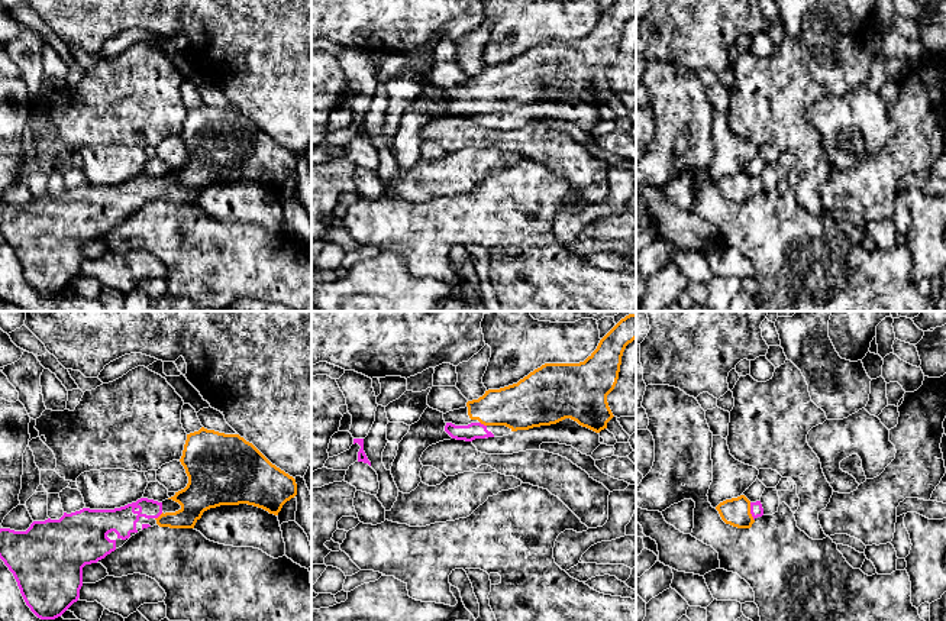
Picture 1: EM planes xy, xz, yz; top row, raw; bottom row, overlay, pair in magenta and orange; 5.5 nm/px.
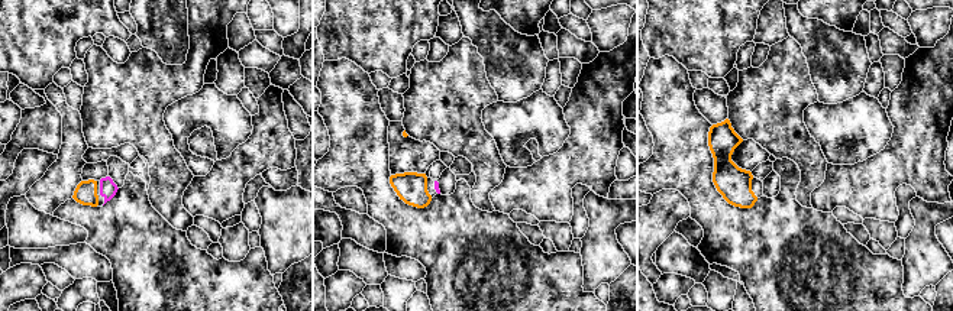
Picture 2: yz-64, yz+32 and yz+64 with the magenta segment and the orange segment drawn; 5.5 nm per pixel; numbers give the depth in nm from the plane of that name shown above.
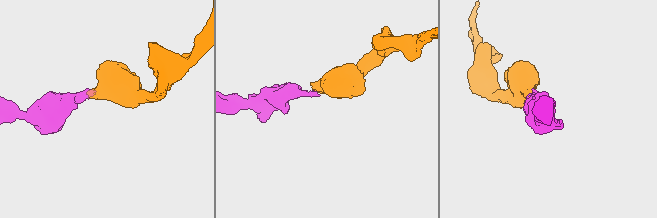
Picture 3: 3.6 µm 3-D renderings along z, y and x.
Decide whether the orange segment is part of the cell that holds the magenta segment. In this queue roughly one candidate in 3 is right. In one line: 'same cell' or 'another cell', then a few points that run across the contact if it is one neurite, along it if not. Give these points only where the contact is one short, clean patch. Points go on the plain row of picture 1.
same cell

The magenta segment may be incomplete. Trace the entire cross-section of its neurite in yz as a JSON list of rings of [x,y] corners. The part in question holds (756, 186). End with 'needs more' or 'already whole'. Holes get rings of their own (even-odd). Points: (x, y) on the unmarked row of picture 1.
[[[745,171],[720,178],[716,185],[721,195],[737,204],[750,204],[763,191],[761,177],[750,178]]]; needs more

